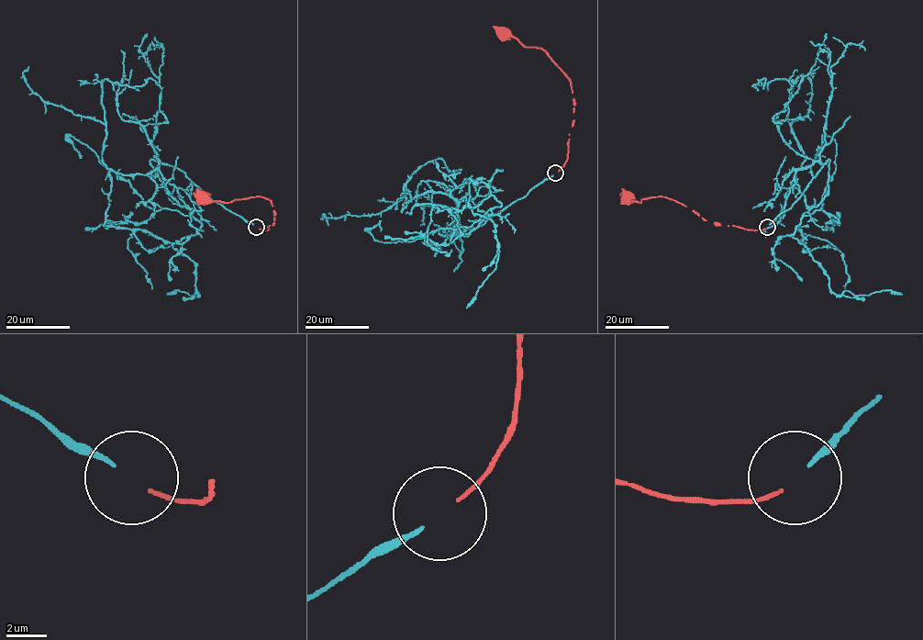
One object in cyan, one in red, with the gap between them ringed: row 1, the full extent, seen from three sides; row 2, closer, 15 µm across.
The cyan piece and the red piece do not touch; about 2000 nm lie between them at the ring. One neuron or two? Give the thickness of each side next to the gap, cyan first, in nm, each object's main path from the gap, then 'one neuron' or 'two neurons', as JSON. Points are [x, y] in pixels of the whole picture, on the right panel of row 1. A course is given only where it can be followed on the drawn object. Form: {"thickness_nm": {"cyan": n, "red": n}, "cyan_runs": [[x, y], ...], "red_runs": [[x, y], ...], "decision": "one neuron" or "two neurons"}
{"thickness_nm": {"cyan": 200, "red": 180}, "cyan_runs": [[769, 224], [797, 199], [822, 166], [817, 162], [795, 174], [809, 209], [789, 236], [837, 295], [902, 295]], "red_runs": [[765, 229], [752, 230], [718, 225], [663, 196], [644, 198], [640, 202], [630, 201], [633, 199], [629, 198]], "decision": "one neuron"}

